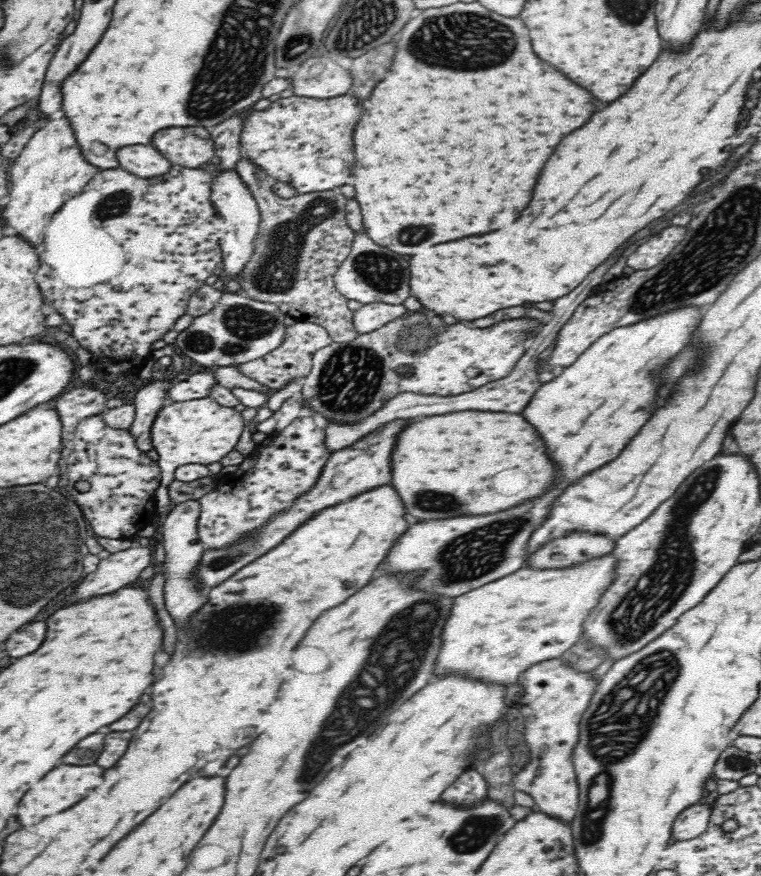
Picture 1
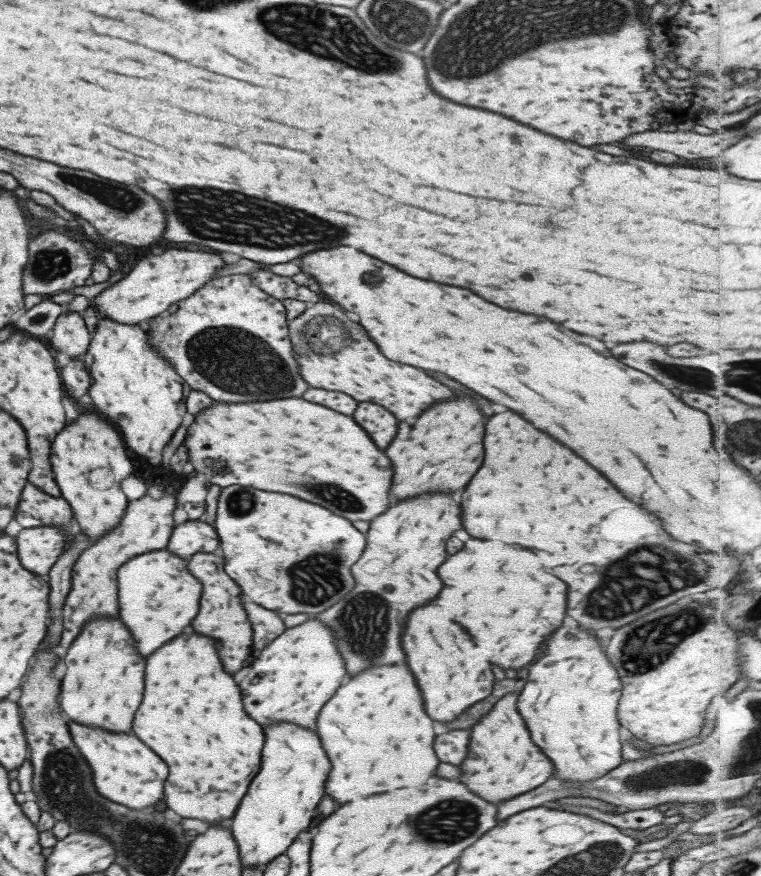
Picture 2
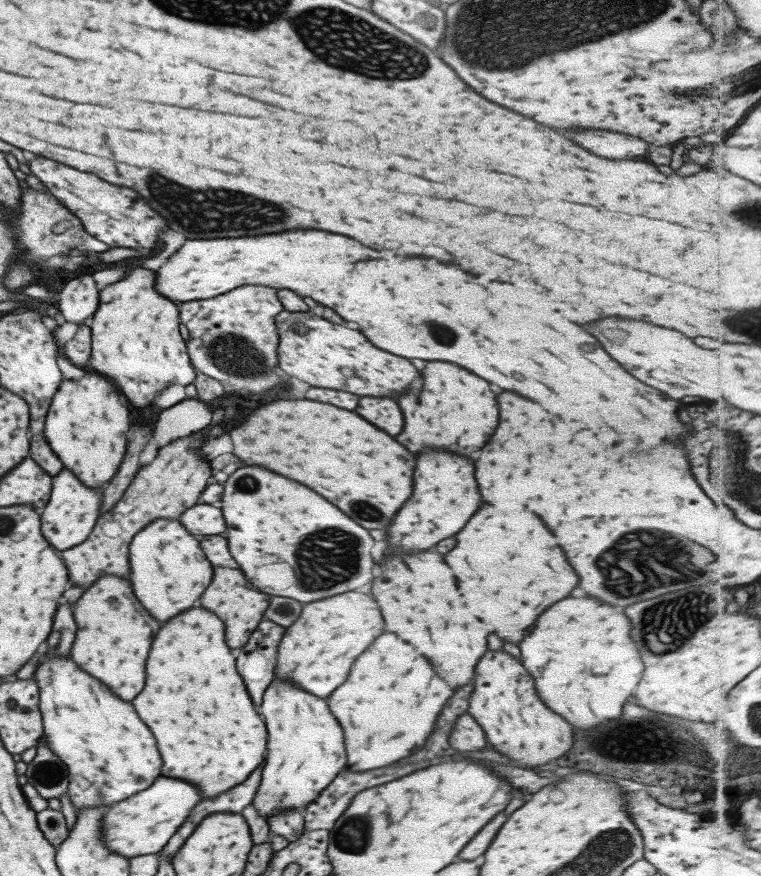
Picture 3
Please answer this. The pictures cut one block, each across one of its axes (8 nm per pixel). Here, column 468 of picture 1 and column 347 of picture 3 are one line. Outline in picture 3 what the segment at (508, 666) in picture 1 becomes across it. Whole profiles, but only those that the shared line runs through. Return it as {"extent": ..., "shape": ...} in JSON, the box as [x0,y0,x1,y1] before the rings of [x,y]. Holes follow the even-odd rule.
{"extent":[274,592,381,699],"shape":[[[341,592],[337,596],[305,604],[280,638],[274,677],[285,677],[299,688],[326,699],[347,678],[351,662],[381,634],[381,630],[381,612],[375,600],[367,594]]]}

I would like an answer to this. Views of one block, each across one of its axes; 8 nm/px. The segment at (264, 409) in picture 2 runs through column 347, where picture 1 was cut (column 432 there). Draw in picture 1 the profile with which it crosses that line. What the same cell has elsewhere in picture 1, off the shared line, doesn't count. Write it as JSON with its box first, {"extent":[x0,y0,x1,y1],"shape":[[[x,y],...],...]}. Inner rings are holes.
{"extent":[392,412,560,520],"shape":[[[458,412],[458,414],[448,414],[448,416],[430,416],[422,422],[412,424],[408,430],[404,430],[400,434],[400,442],[398,448],[392,456],[392,466],[394,466],[394,480],[392,484],[396,486],[396,491],[400,492],[406,510],[416,516],[416,518],[424,518],[424,520],[448,520],[448,518],[462,518],[462,516],[488,516],[488,514],[496,514],[496,512],[506,512],[512,510],[516,506],[522,506],[526,502],[538,500],[544,494],[548,494],[556,484],[558,484],[558,474],[560,474],[560,466],[548,456],[548,446],[544,442],[544,438],[536,432],[536,428],[532,424],[528,424],[528,420],[520,414],[506,414],[506,412]]]}

